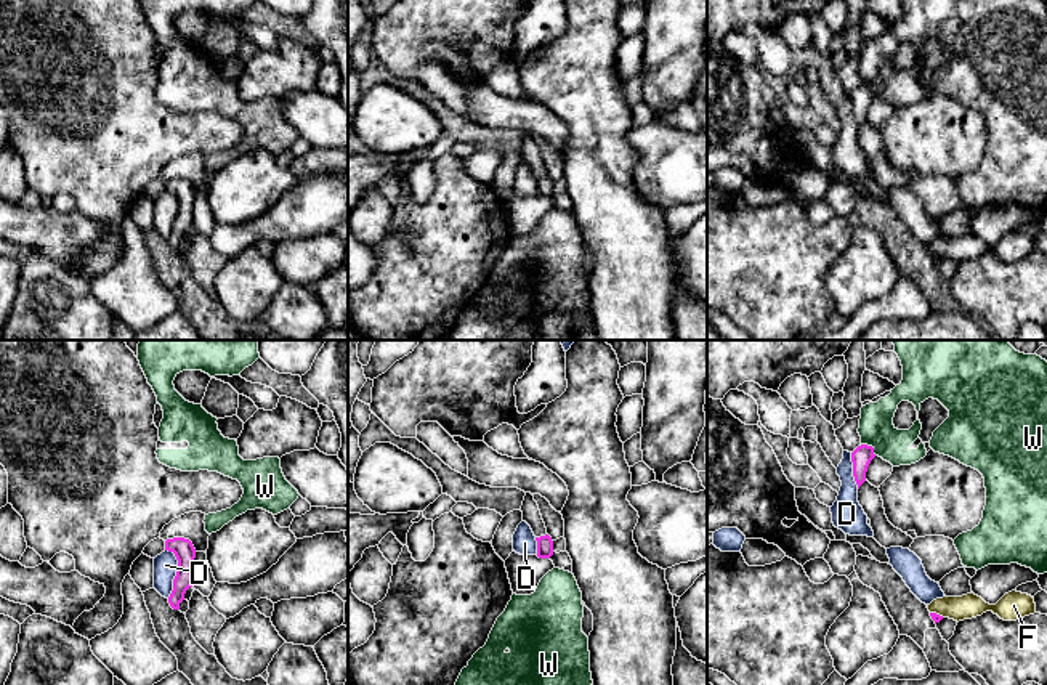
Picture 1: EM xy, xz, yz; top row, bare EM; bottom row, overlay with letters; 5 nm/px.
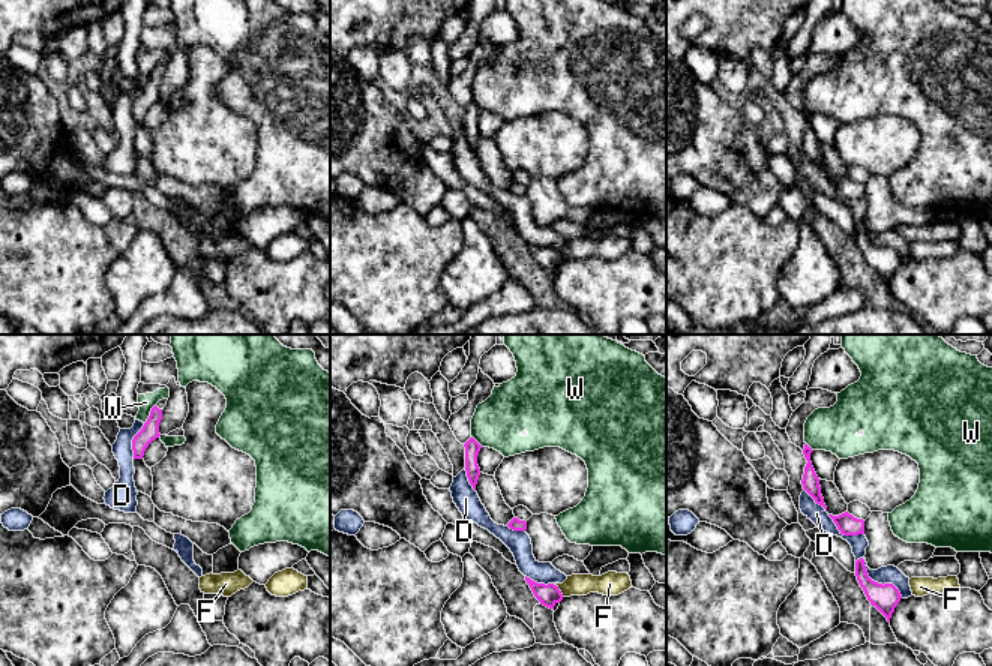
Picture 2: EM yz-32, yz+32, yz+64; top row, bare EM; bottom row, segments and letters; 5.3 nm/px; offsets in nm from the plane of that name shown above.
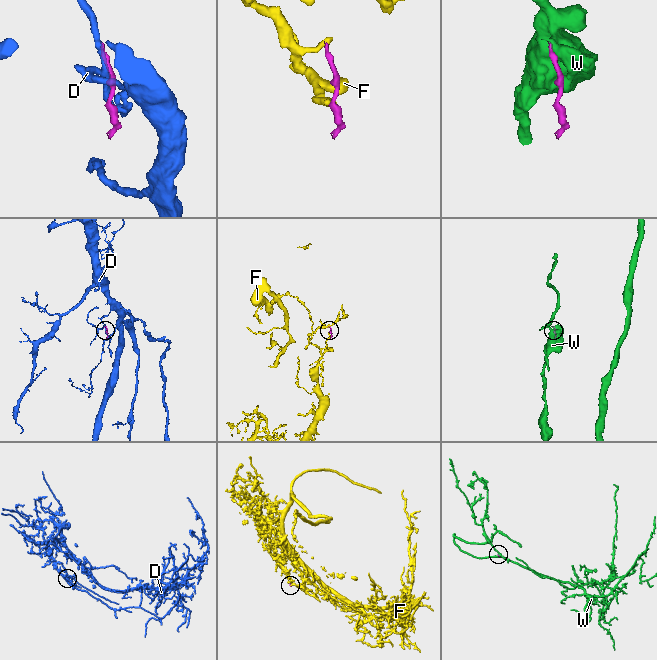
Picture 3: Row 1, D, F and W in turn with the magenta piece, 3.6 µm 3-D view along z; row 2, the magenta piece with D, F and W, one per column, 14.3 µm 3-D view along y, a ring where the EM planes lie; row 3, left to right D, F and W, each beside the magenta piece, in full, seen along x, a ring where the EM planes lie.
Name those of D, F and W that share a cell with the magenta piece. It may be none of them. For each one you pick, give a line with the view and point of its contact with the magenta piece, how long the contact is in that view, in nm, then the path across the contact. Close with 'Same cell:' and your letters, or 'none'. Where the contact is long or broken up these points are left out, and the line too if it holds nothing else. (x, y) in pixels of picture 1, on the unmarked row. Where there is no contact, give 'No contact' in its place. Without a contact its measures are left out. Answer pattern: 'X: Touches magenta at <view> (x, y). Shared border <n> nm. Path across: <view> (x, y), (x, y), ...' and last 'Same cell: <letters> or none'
Same cell: none

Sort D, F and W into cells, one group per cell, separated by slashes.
D / F / W

